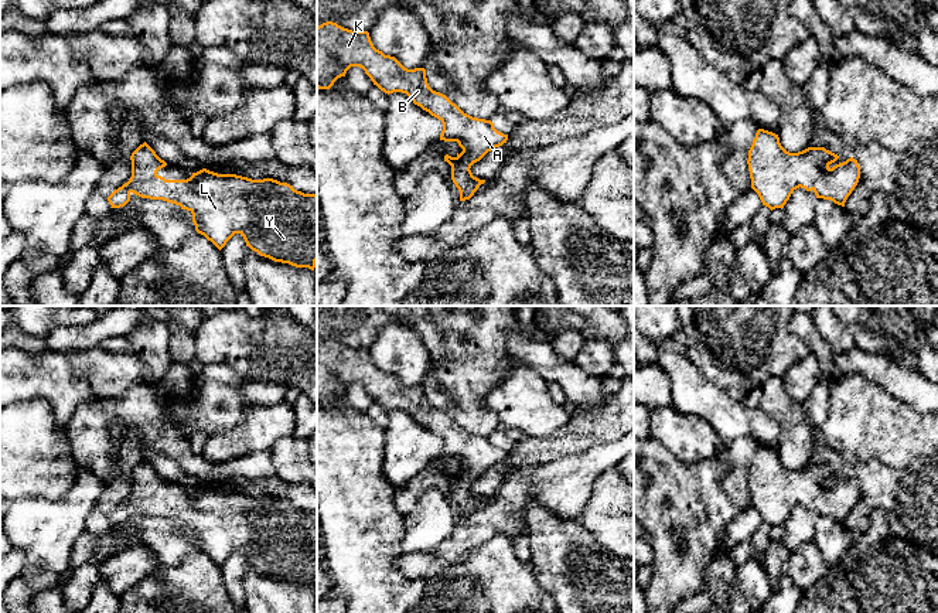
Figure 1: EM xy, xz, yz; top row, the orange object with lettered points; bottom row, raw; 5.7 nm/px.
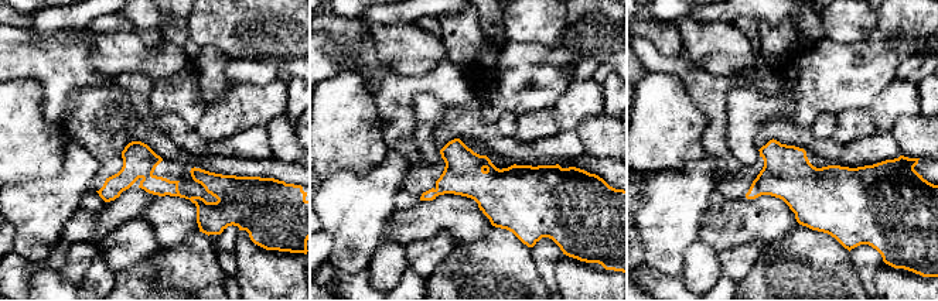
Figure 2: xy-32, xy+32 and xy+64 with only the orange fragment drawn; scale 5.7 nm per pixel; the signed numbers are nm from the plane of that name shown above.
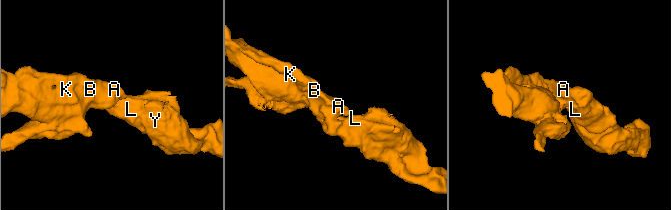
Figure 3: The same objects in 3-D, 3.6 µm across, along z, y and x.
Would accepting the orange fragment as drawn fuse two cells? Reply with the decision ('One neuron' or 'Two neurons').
One neuron

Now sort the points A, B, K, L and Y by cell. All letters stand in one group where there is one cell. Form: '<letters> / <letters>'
A B K L Y

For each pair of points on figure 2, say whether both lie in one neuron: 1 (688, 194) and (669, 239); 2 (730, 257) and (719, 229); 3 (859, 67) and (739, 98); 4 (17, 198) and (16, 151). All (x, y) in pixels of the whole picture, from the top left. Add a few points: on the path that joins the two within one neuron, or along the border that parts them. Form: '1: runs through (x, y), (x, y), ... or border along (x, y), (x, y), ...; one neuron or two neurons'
1: runs through (676, 205), (669, 212), (669, 228); one neuron
2: border along (760, 240), (732, 245), (719, 252); two neurons
3: runs through (829, 77), (818, 78), (790, 103), (768, 103); one neuron
4: border along (50, 177), (14, 181); two neurons

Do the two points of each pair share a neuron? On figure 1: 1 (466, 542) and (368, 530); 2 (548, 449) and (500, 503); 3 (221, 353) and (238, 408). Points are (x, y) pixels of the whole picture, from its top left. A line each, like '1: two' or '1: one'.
1: two
2: two
3: two

